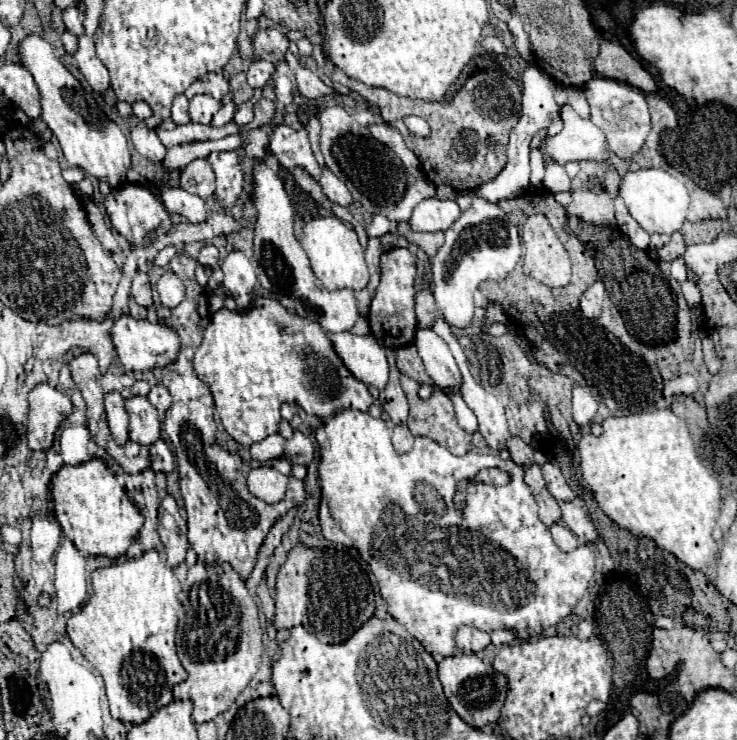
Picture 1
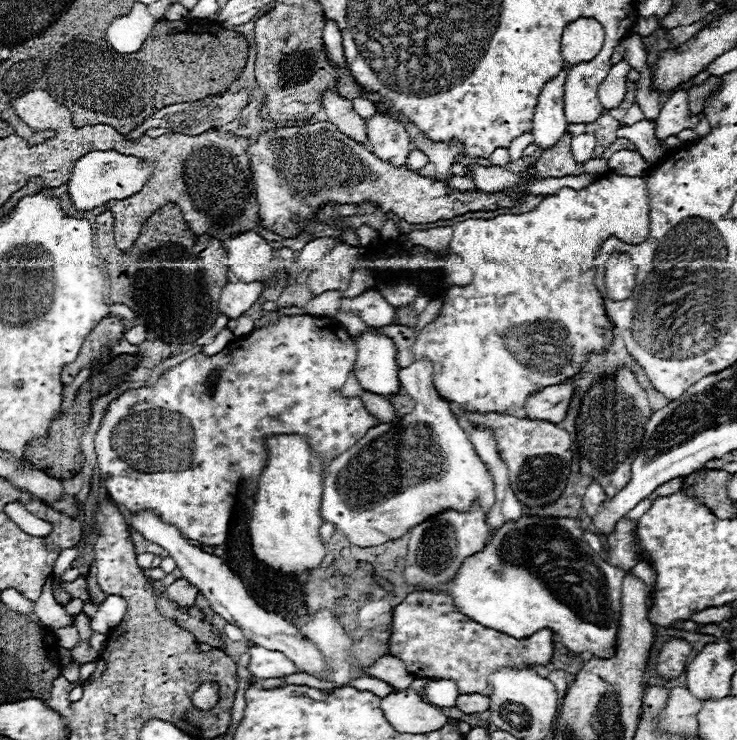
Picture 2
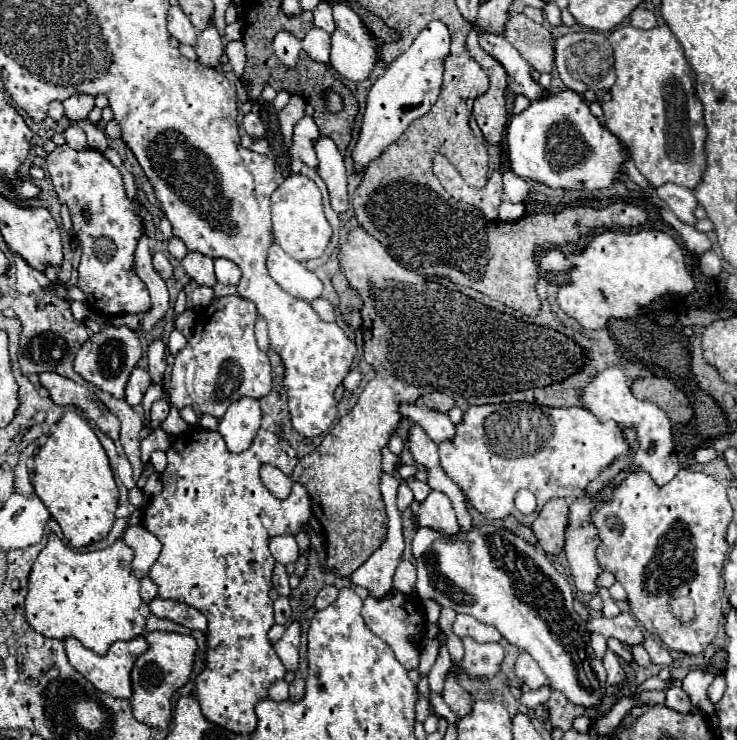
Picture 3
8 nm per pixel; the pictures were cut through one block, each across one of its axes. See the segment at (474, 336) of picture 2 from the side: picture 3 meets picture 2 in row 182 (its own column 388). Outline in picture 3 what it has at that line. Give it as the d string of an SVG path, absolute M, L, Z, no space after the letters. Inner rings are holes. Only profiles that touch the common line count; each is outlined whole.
M390 590L382 598L374 598L368 594L362 606L362 616L368 628L380 636L394 652L396 660L406 668L406 670L416 670L420 664L420 638L424 636L426 622L424 622L424 608L420 608L422 600L418 596L404 596L402 592Z

